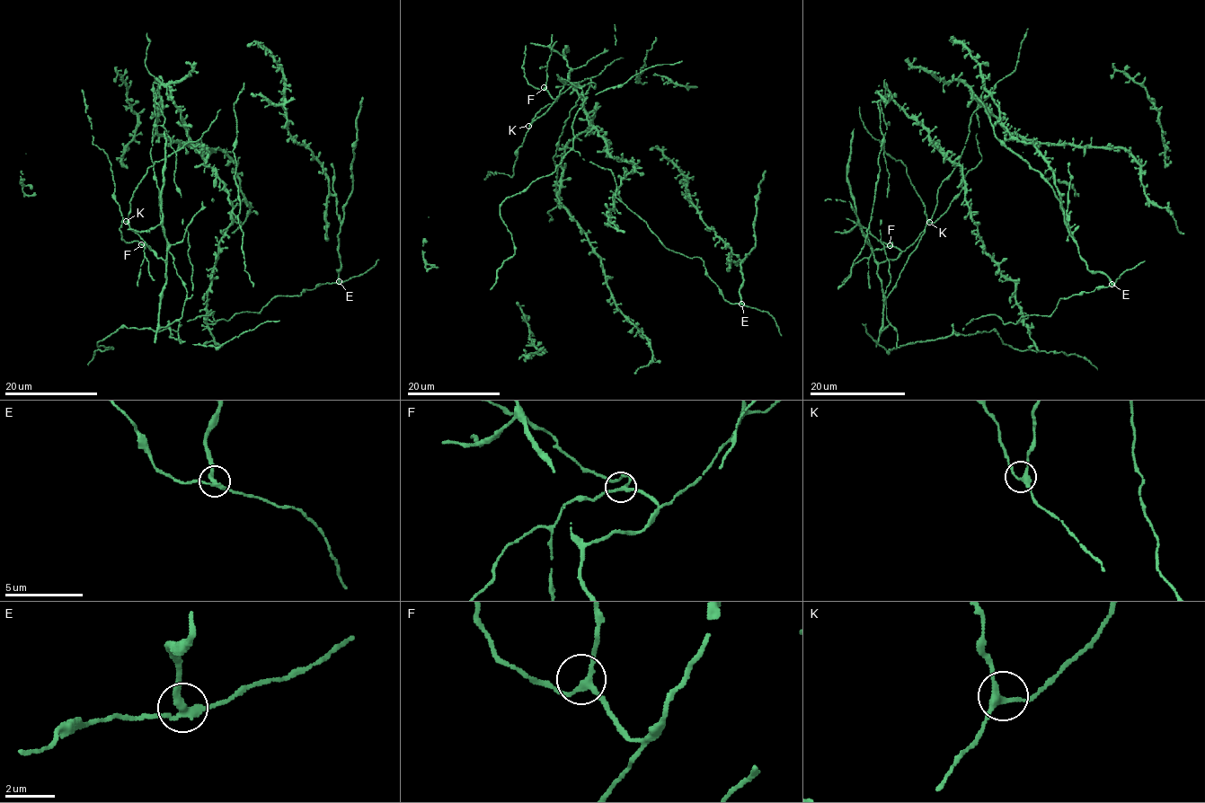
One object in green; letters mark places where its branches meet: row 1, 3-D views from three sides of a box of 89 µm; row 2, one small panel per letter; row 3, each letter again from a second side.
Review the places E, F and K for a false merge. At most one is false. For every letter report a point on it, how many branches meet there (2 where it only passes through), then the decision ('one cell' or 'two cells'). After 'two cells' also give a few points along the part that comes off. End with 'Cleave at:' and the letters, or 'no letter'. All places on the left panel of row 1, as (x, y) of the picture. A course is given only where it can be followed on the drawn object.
E: place (339, 281); branches 3; two cells; course (339, 281), (338, 233), (343, 219), (343, 205), (353, 186), (353, 143), (357, 138), (357, 119), (362, 97)
F: place (141, 244); branches 3; one cell
K: place (126, 221); branches 3; one cell
Cleave at: E

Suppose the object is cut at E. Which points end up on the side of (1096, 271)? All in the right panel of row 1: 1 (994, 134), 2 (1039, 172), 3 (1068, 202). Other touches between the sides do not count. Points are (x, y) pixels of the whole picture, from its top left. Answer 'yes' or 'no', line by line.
1: yes
2: yes
3: yes

